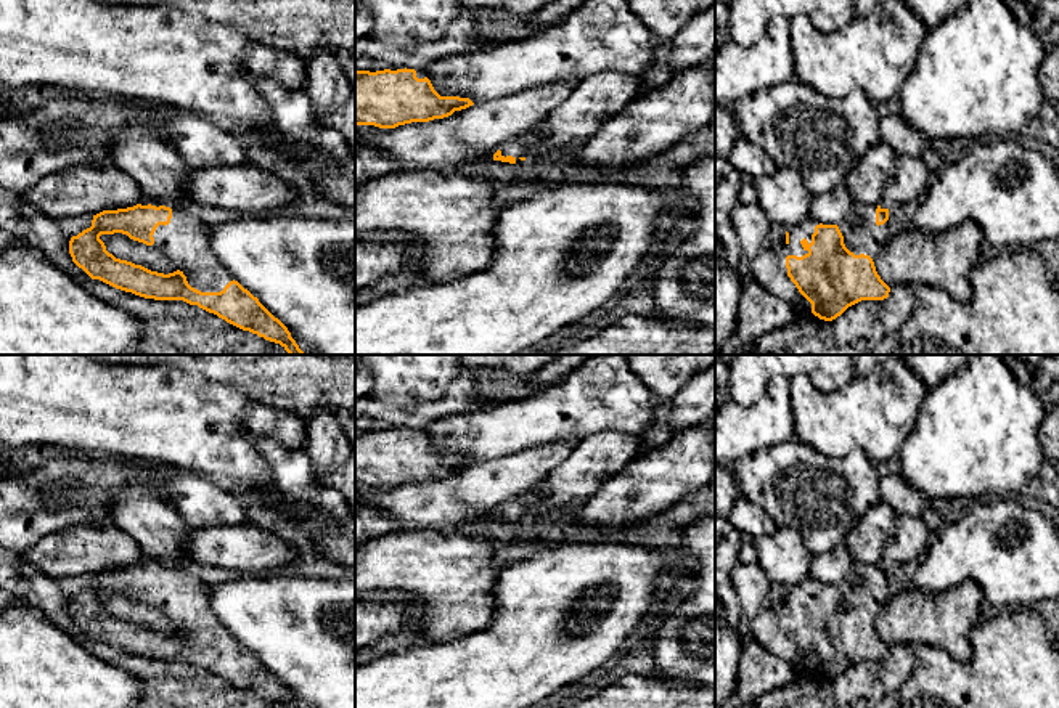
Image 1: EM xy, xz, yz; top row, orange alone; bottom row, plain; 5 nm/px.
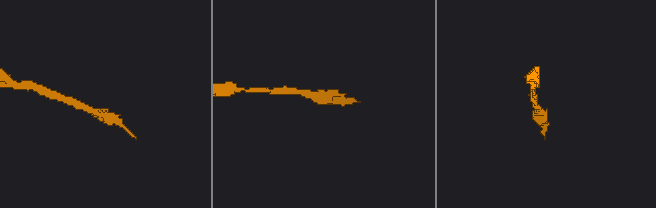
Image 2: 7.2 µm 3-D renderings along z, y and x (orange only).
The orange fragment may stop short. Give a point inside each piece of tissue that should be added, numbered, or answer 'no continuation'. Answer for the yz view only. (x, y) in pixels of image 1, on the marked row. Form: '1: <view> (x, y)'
1: yz (862, 235)
2: yz (768, 268)

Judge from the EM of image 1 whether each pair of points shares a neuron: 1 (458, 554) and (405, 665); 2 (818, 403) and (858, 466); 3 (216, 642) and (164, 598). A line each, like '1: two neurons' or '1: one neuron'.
1: two neurons
2: two neurons
3: one neuron

